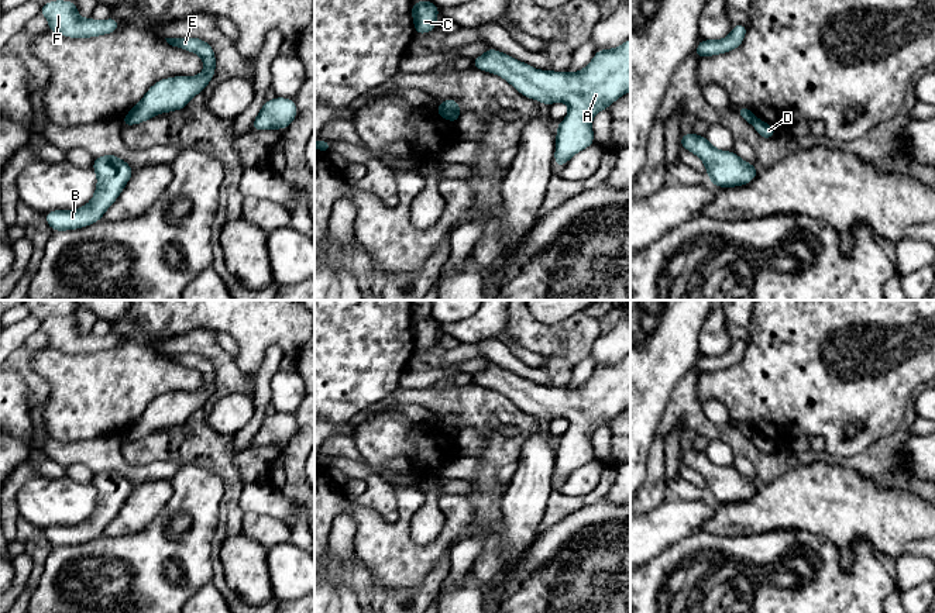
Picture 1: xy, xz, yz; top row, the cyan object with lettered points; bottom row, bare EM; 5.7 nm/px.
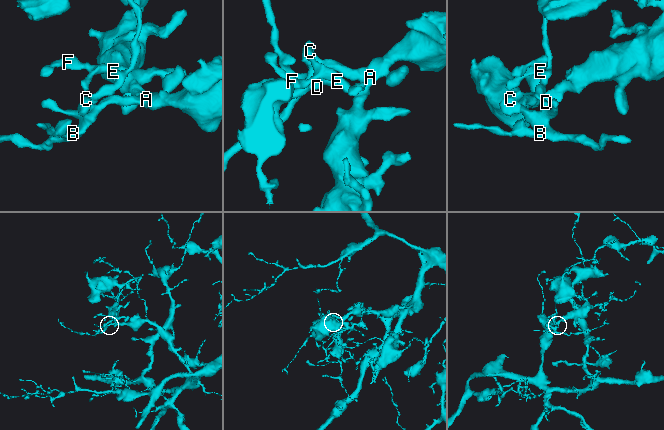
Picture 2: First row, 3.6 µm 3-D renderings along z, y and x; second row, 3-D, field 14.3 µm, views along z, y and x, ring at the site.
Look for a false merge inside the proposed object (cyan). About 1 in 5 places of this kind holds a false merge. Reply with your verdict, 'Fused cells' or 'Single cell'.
Fused cells

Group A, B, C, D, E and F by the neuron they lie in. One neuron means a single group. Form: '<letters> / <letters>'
A B C D / E F

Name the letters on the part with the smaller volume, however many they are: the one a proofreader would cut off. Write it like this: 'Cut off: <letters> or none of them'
Cut off: E, F

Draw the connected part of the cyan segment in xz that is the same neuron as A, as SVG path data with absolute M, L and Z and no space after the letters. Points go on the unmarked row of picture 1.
M630 354L613 365L597 365L592 376L580 388L540 386L518 376L498 365L488 364L471 376L471 382L488 389L496 389L513 402L522 411L539 416L540 420L567 419L570 427L557 438L554 482L561 483L580 466L595 459L592 434L601 426L630 406Z

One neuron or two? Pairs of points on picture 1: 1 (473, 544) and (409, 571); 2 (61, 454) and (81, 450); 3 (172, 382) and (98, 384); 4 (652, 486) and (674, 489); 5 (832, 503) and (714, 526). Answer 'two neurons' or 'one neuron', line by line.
1: two neurons
2: one neuron
3: one neuron
4: two neurons
5: one neuron

